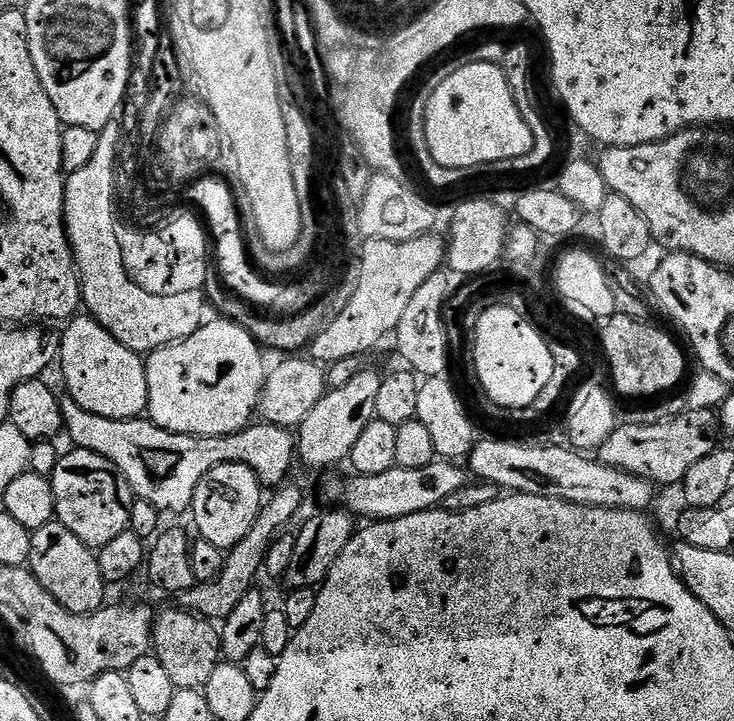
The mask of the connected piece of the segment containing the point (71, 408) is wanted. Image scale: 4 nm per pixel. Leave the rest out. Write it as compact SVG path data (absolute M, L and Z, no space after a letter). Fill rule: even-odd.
M67 394L60 396L60 409L64 415L64 429L75 447L102 454L130 482L133 497L150 502L161 514L187 513L192 506L192 495L198 490L198 482L223 464L250 466L261 485L280 486L285 483L292 460L297 459L297 437L289 429L273 424L253 422L234 434L221 436L191 436L162 430L147 418L119 420L102 418L102 414L90 414L82 410L78 402Z

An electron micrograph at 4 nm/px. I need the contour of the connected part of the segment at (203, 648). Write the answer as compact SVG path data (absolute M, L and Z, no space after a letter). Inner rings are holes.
M172 608L161 616L159 613L155 617L152 625L152 648L176 689L203 689L210 674L214 674L214 670L222 662L220 633L213 621L205 620L194 612L177 608Z

